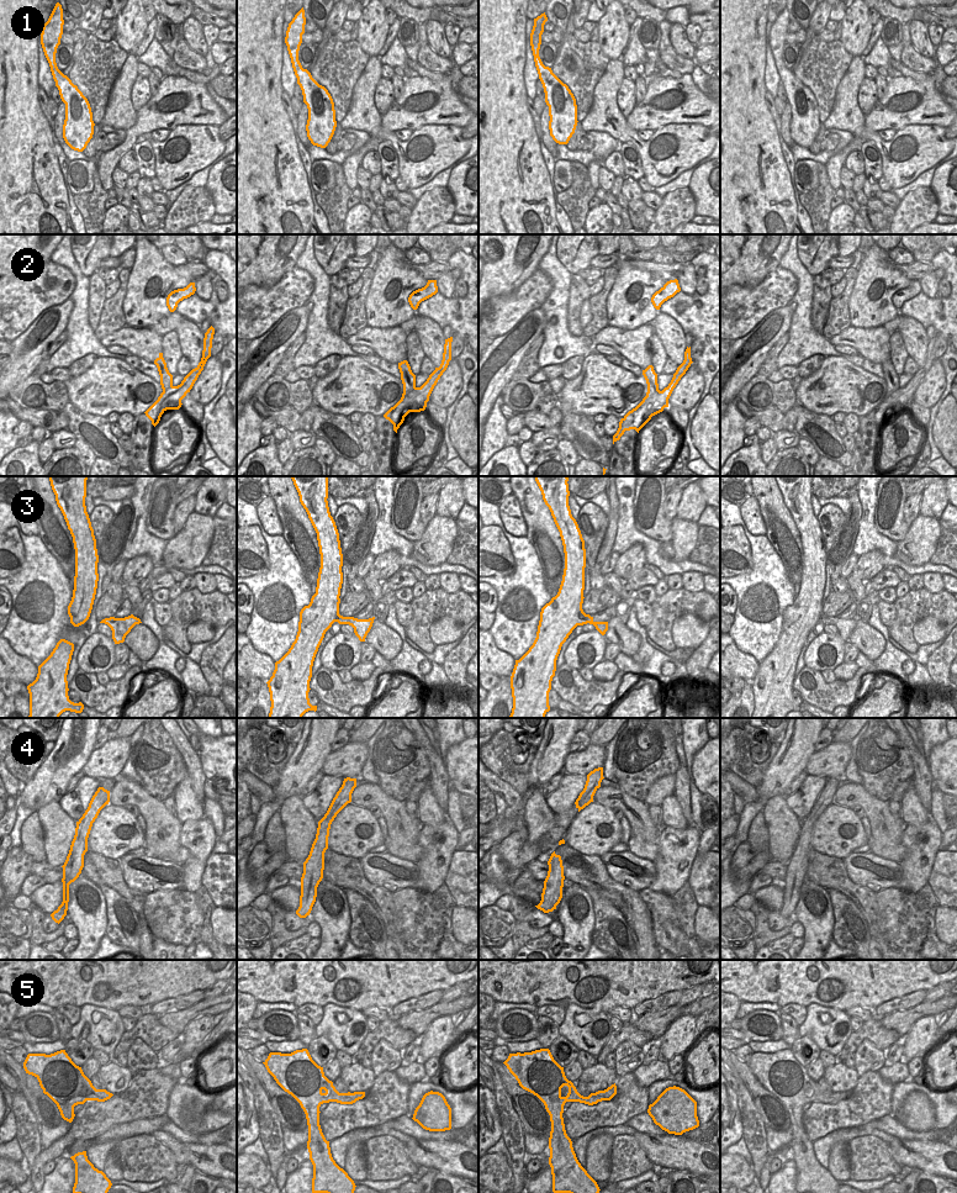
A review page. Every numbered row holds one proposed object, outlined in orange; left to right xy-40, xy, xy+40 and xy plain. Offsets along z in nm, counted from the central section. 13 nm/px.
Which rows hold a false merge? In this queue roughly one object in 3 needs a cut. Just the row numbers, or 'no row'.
2.

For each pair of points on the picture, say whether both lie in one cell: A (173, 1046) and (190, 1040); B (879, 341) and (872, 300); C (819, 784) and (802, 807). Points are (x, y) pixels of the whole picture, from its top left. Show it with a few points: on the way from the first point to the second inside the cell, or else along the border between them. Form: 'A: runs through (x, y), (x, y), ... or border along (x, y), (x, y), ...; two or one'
A: border along (180, 1036), (181, 1049); two
B: border along (851, 325), (857, 327), (882, 326); two
C: runs through (813, 790), (802, 801); one

